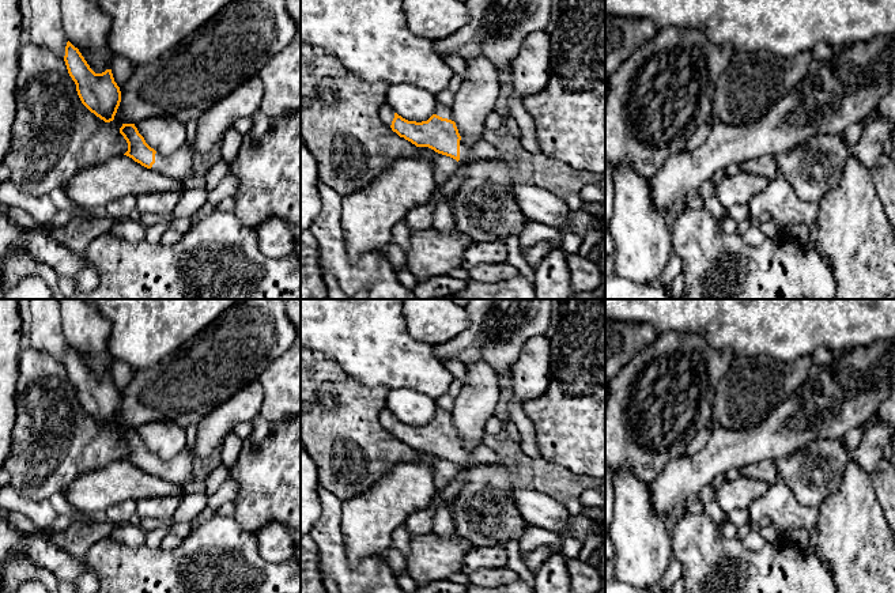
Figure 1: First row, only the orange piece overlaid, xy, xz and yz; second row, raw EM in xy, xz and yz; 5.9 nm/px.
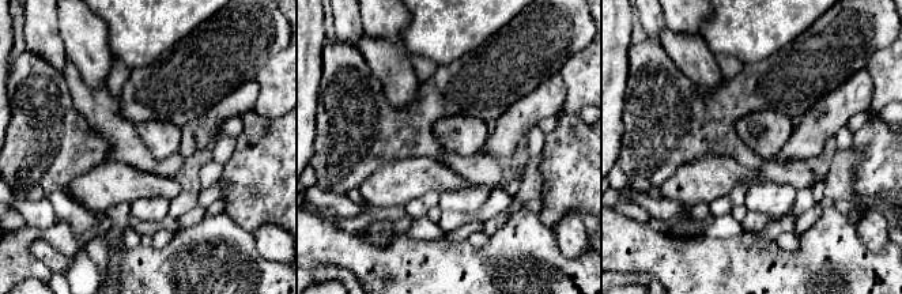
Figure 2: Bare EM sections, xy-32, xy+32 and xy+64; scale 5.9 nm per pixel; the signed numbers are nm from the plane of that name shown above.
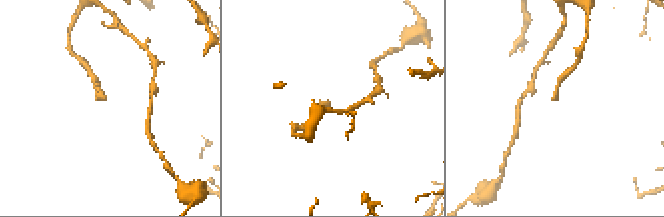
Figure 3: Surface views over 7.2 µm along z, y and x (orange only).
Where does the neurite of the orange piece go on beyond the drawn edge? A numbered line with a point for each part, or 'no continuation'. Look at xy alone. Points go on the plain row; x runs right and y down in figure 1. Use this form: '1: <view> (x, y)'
1: xy (178, 471)

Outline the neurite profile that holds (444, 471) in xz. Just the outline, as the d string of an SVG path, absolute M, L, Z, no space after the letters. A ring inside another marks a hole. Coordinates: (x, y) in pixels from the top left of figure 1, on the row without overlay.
M438 458L433 464L433 477L437 490L445 487L457 475L457 469L456 464Z

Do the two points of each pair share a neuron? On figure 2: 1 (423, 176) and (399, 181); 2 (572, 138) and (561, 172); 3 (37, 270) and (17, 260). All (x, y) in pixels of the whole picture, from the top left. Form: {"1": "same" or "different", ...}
{"1": "same", "2": "same", "3": "same"}

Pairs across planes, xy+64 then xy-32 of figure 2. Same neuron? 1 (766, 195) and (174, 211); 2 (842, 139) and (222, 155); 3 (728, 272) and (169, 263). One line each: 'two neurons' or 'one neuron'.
1: two neurons
2: one neuron
3: one neuron

